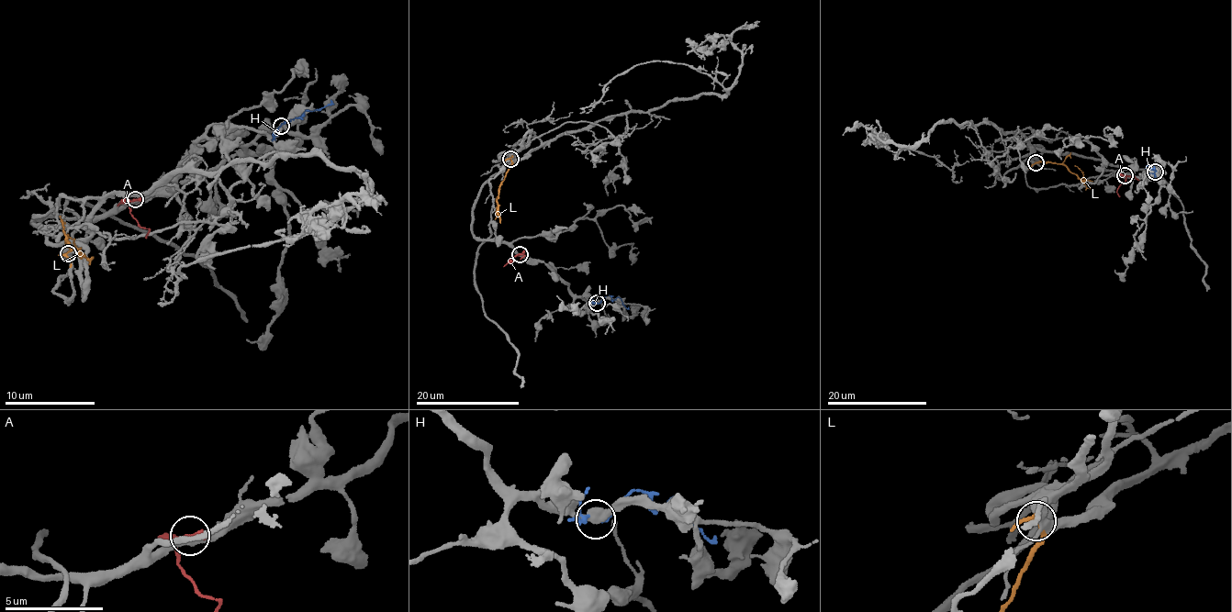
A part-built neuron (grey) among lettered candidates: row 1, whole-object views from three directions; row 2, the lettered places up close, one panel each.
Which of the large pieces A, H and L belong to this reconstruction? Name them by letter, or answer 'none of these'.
A

